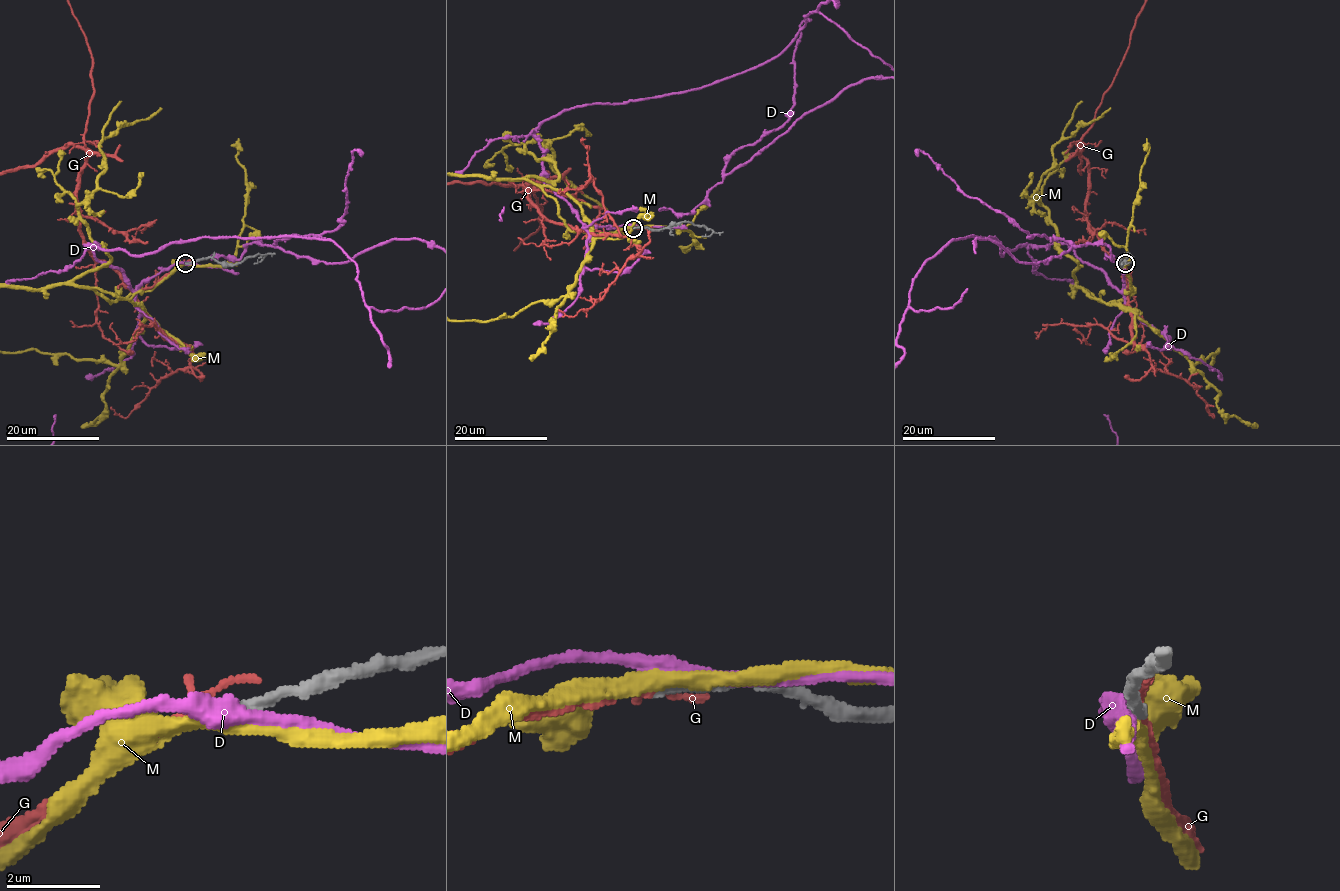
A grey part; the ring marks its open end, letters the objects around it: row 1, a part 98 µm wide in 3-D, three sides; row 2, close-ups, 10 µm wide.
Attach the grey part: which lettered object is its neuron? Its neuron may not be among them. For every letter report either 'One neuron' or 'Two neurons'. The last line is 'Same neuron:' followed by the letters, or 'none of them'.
D: Two neurons
G: One neuron
M: Two neurons
Same neuron: G

